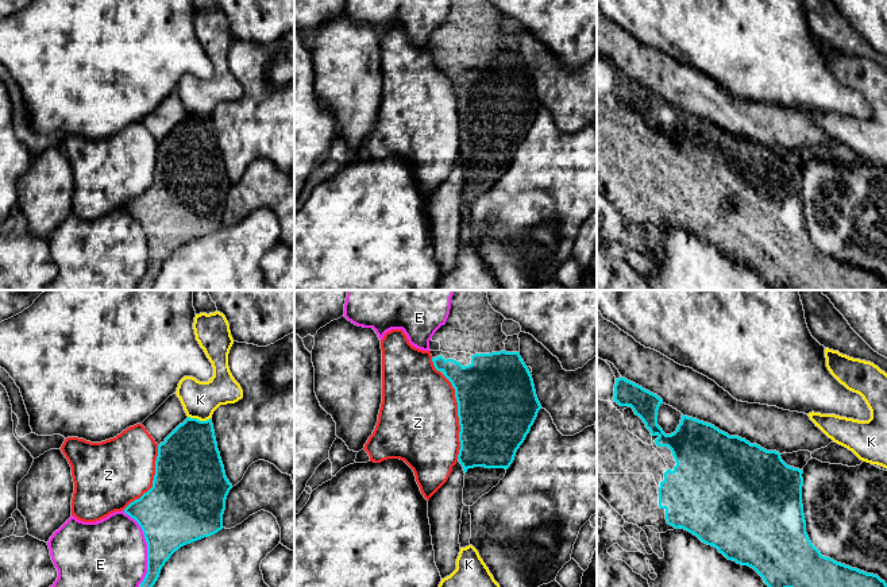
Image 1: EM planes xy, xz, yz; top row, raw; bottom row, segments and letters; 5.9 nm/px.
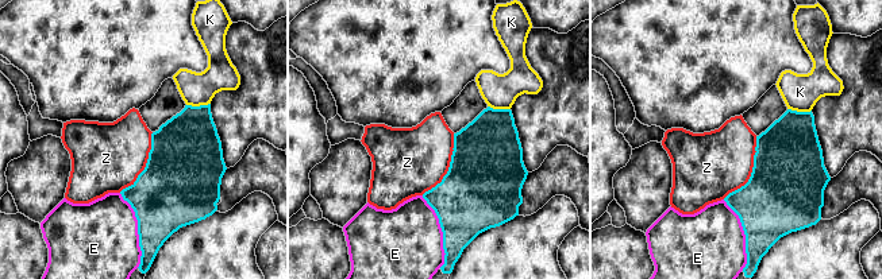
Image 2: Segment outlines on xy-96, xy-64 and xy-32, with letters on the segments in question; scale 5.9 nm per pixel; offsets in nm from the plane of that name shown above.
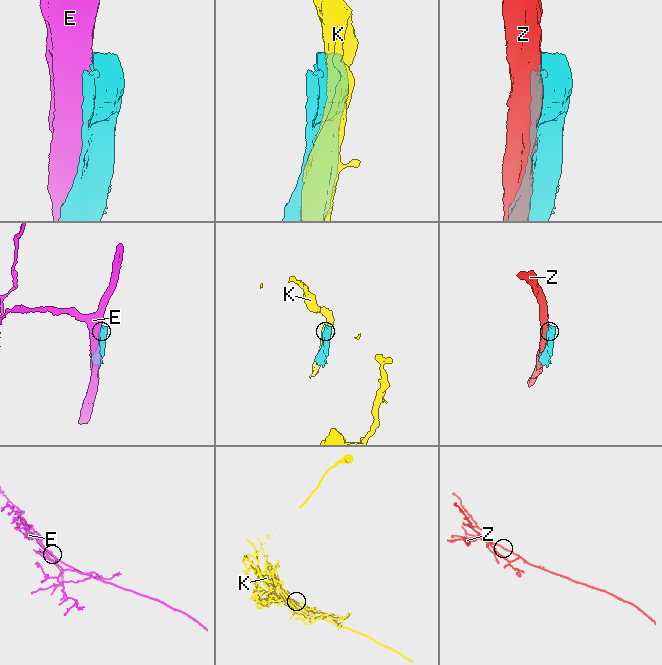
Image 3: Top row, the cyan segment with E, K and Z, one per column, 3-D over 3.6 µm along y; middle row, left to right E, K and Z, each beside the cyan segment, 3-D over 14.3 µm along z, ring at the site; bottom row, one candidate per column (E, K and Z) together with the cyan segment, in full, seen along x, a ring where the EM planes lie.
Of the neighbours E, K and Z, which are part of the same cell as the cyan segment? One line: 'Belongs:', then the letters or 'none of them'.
Belongs: none of them

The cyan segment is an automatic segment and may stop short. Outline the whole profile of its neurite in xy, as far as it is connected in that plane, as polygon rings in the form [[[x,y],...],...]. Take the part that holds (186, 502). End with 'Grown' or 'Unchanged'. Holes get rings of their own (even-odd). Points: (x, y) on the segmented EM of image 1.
[[[188,417],[158,445],[153,487],[124,509],[139,524],[147,542],[147,574],[140,587],[153,587],[165,563],[181,547],[223,529],[225,499],[231,488],[212,420]]]. Unchanged

